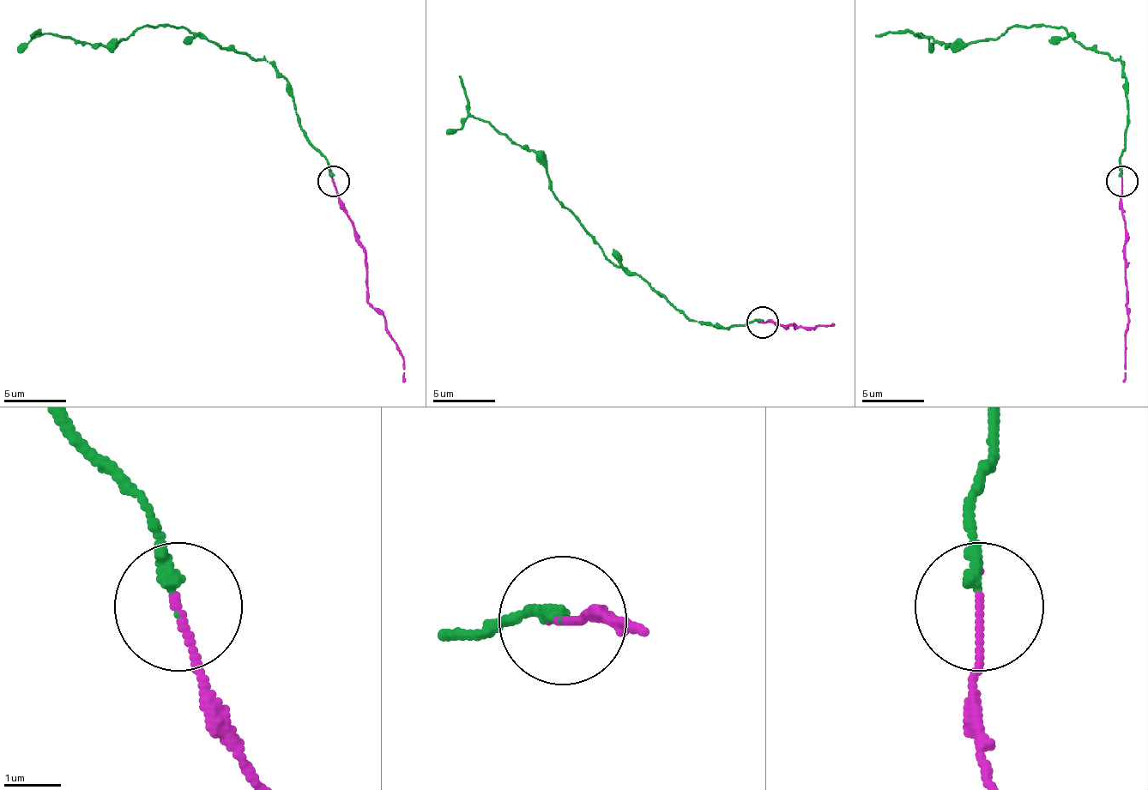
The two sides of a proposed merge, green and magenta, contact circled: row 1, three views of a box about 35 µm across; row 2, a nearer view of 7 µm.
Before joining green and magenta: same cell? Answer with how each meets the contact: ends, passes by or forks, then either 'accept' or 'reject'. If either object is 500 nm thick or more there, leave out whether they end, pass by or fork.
green ends | magenta ends | accept

